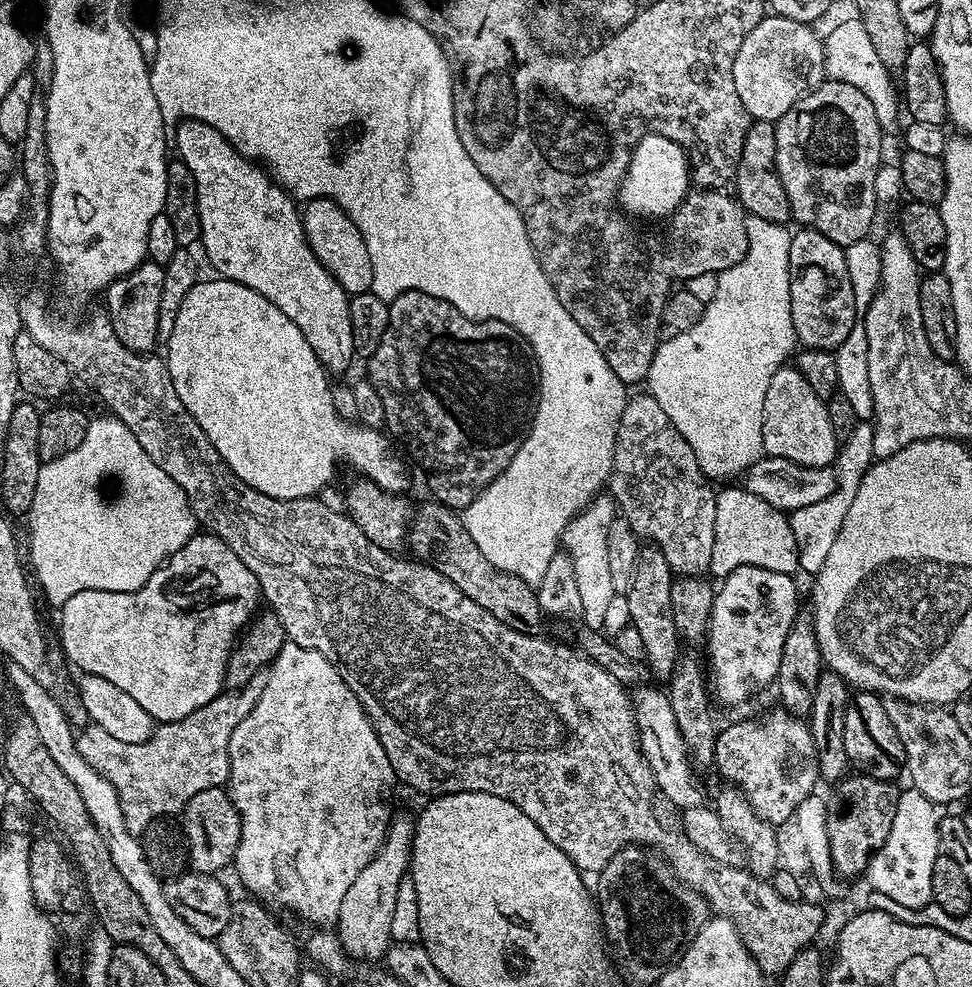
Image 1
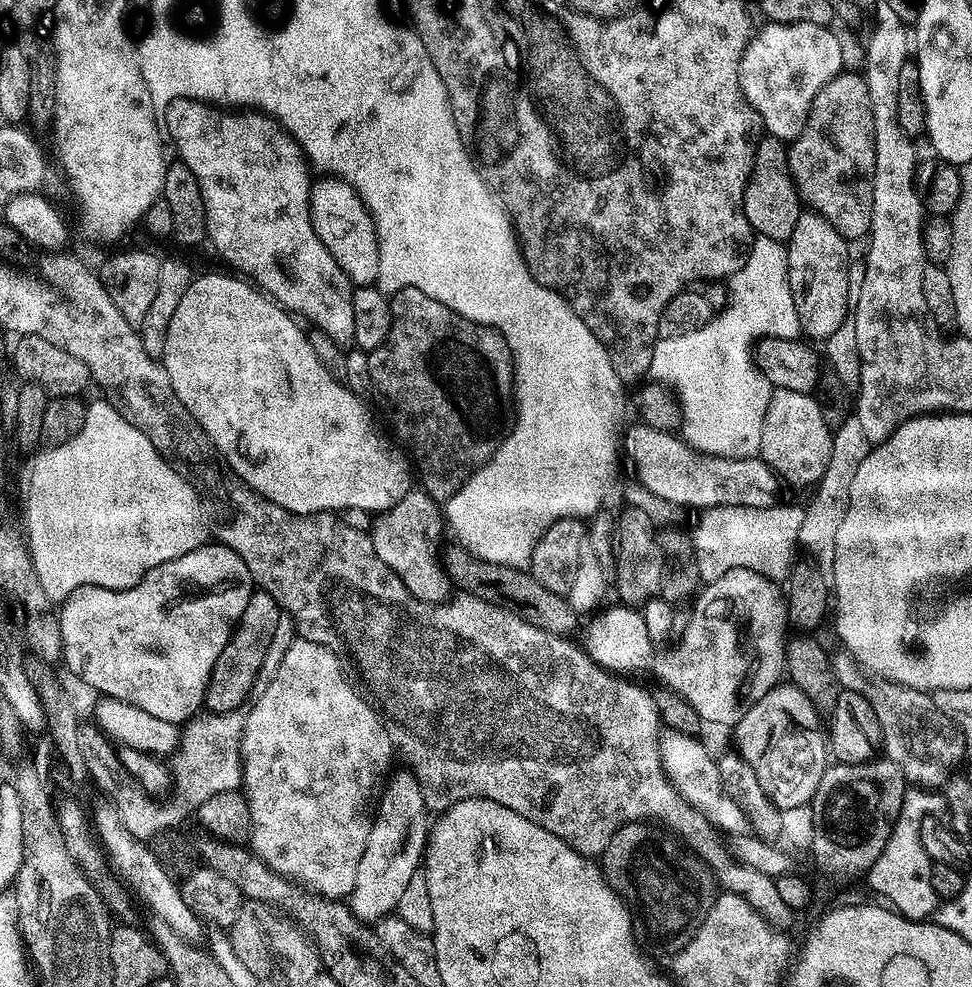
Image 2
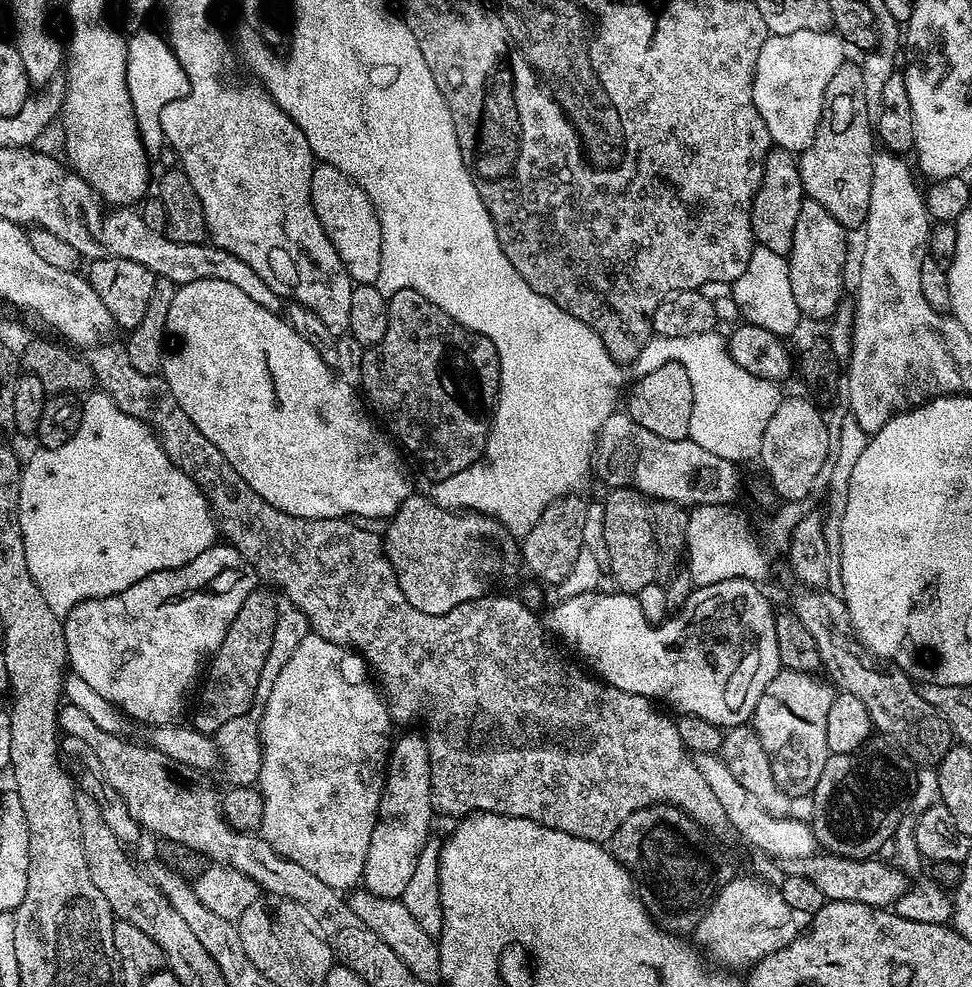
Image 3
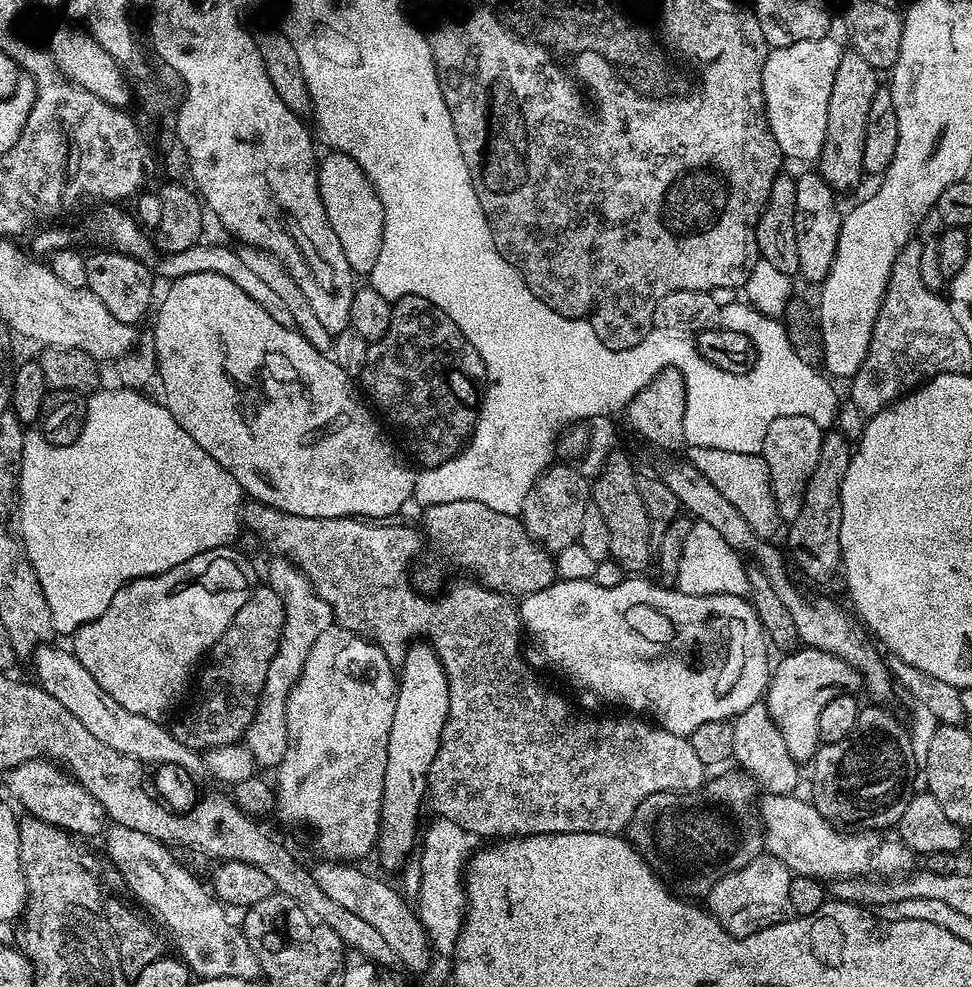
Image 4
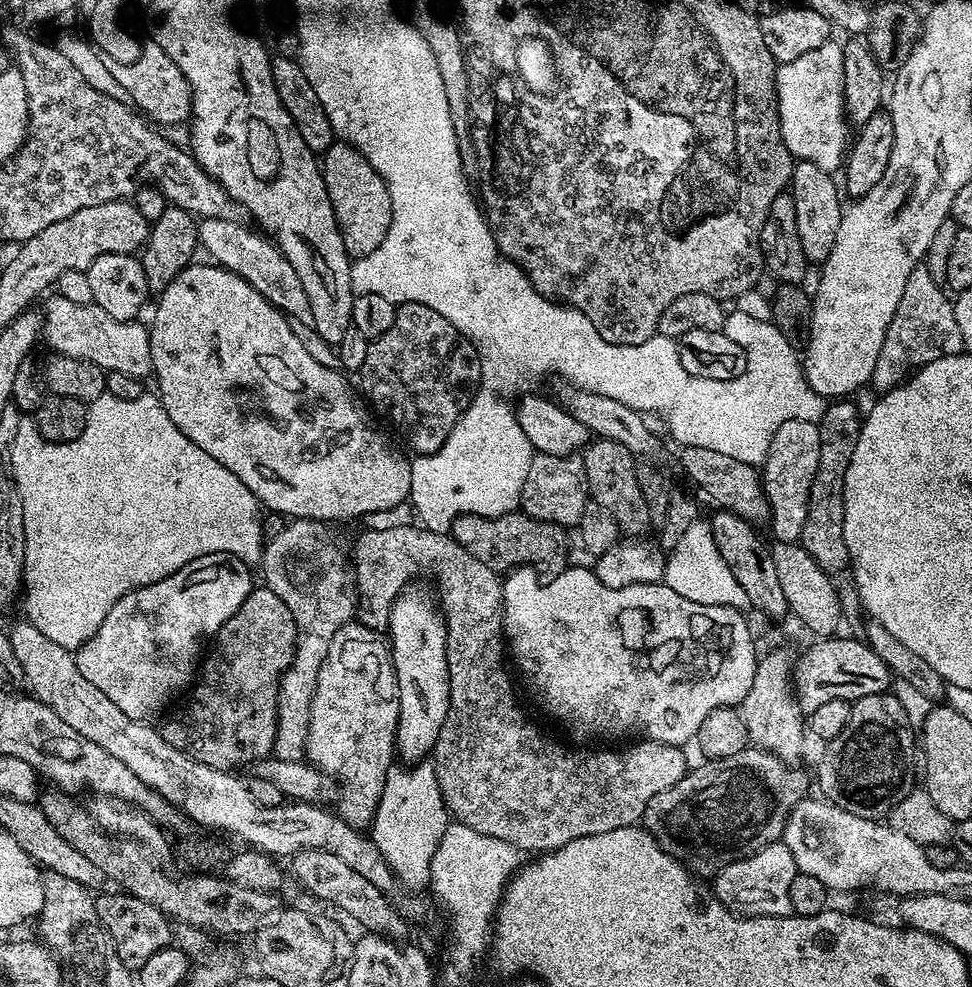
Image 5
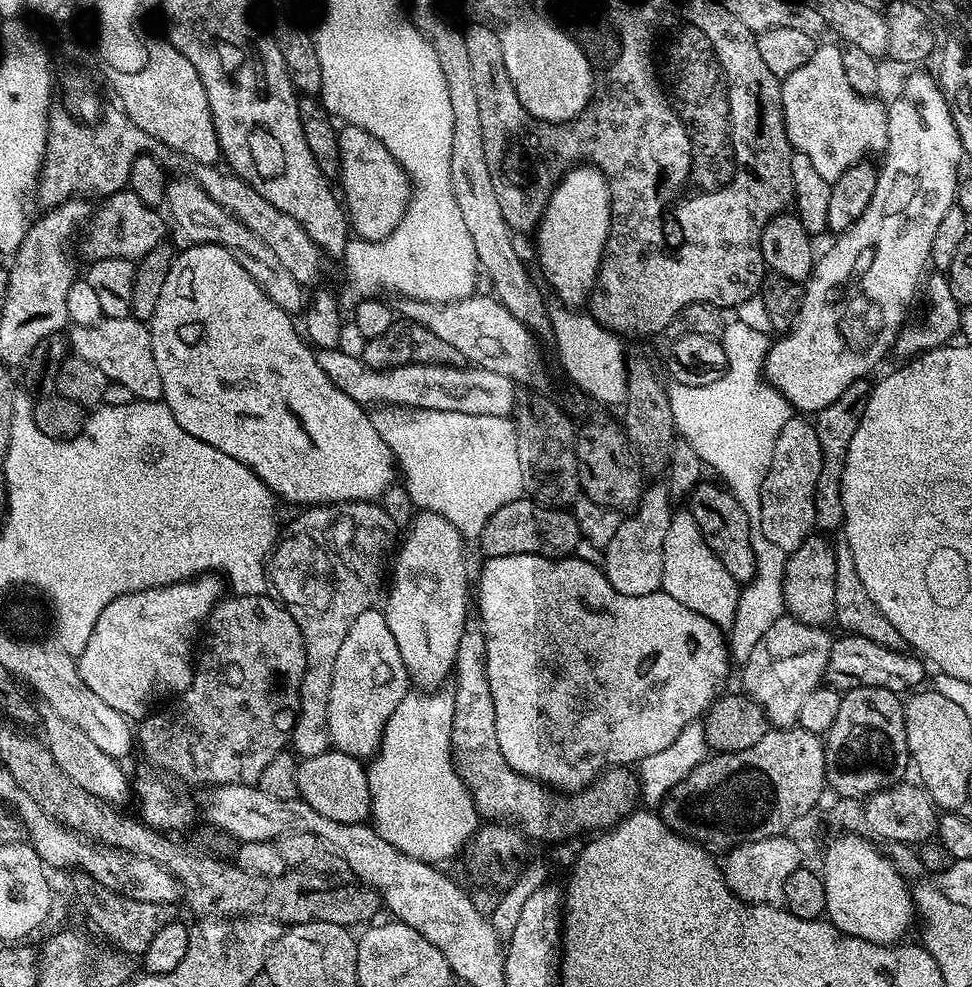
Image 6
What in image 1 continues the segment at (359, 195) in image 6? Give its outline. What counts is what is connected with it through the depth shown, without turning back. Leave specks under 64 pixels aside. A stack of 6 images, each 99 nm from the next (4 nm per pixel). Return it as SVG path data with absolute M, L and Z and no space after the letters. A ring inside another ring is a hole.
M320 196L317 200L307 201L302 208L304 233L310 250L314 250L314 258L342 286L349 297L369 291L374 284L374 273L370 266L370 254L366 251L366 238L358 230L358 226L333 200Z

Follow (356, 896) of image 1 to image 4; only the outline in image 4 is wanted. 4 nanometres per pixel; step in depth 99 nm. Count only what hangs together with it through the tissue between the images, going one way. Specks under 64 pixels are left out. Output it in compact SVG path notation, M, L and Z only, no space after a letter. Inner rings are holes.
M427 642L413 643L404 653L398 668L394 722L390 722L390 738L386 746L386 778L375 851L378 856L380 852L380 860L388 868L399 869L411 850L413 853L417 847L418 829L421 827L420 803L426 800L428 771L438 754L442 730L449 714L448 675L444 672L436 649Z

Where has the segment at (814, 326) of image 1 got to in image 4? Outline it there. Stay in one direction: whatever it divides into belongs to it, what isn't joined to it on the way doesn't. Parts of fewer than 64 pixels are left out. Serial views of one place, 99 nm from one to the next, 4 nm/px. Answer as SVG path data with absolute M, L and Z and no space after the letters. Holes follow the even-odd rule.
M819 171L799 173L796 176L794 194L794 222L798 234L798 258L800 259L801 277L823 282L832 269L834 254L838 250L840 237L841 209L836 209L837 193L821 178Z

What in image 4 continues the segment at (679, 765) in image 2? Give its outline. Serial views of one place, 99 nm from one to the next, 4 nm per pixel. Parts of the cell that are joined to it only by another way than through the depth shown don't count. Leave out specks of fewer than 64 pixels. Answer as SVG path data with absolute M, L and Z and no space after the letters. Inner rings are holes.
M765 795L759 801L758 812L764 826L764 846L767 855L778 858L797 876L812 876L821 882L831 882L837 878L891 878L902 876L913 867L914 853L899 839L883 840L883 835L875 831L841 830L822 816L814 804L807 799L799 800L799 795Z

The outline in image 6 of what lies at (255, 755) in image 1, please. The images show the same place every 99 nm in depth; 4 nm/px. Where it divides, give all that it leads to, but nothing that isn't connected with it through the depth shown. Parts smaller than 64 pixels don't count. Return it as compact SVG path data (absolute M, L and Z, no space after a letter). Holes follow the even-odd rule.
M376 606L362 610L362 614L354 618L354 626L350 626L346 642L342 642L342 646L339 647L338 658L334 658L334 674L330 678L330 698L326 710L331 747L357 758L375 756L376 749L380 747L382 734L386 730L386 722L390 722L390 714L398 710L398 702L402 702L408 691L408 671L402 662L402 654L398 654L398 642L394 642L394 634L390 634L390 626L386 626L383 611Z

